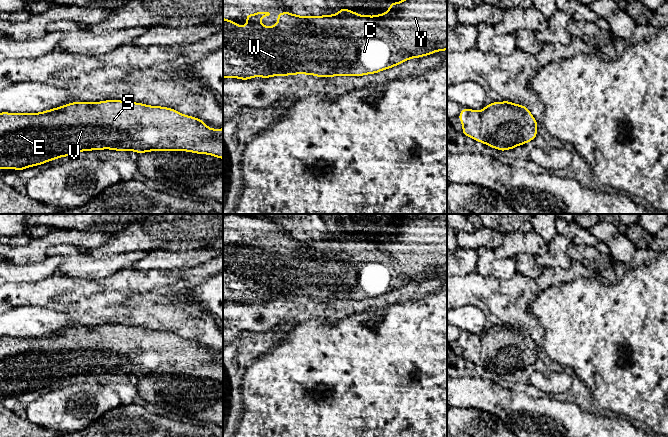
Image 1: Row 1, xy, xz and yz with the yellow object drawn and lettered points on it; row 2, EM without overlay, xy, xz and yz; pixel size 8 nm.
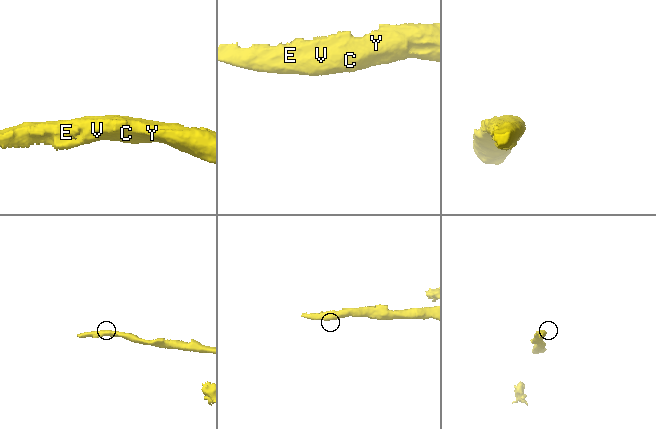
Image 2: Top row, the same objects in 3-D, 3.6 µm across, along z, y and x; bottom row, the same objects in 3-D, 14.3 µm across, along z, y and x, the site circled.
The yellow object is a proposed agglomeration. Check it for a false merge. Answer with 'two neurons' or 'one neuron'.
one neuron

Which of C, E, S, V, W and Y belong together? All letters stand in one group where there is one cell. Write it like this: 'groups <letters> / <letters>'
groups C E S V W Y

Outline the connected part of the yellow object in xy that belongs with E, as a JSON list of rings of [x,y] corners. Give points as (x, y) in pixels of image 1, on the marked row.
[[[106,100],[98,103],[73,102],[40,113],[0,113],[0,169],[22,171],[81,151],[103,149],[136,151],[138,154],[175,150],[208,154],[223,159],[223,128],[211,129],[203,120],[184,115],[172,108],[121,100]]]

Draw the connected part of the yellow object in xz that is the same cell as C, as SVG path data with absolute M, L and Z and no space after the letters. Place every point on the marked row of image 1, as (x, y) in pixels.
M402 0L401 2L392 2L389 10L375 16L358 15L356 12L339 8L340 12L325 16L298 16L290 12L277 13L276 26L262 26L263 17L269 16L269 12L257 12L255 14L247 14L244 18L247 19L246 26L240 26L235 21L230 21L223 18L223 78L239 78L241 80L249 80L253 77L270 78L272 76L287 76L287 75L315 75L316 77L333 77L333 76L356 76L360 77L366 74L375 74L382 70L386 70L397 66L411 58L419 58L428 56L437 51L447 50L447 0Z

